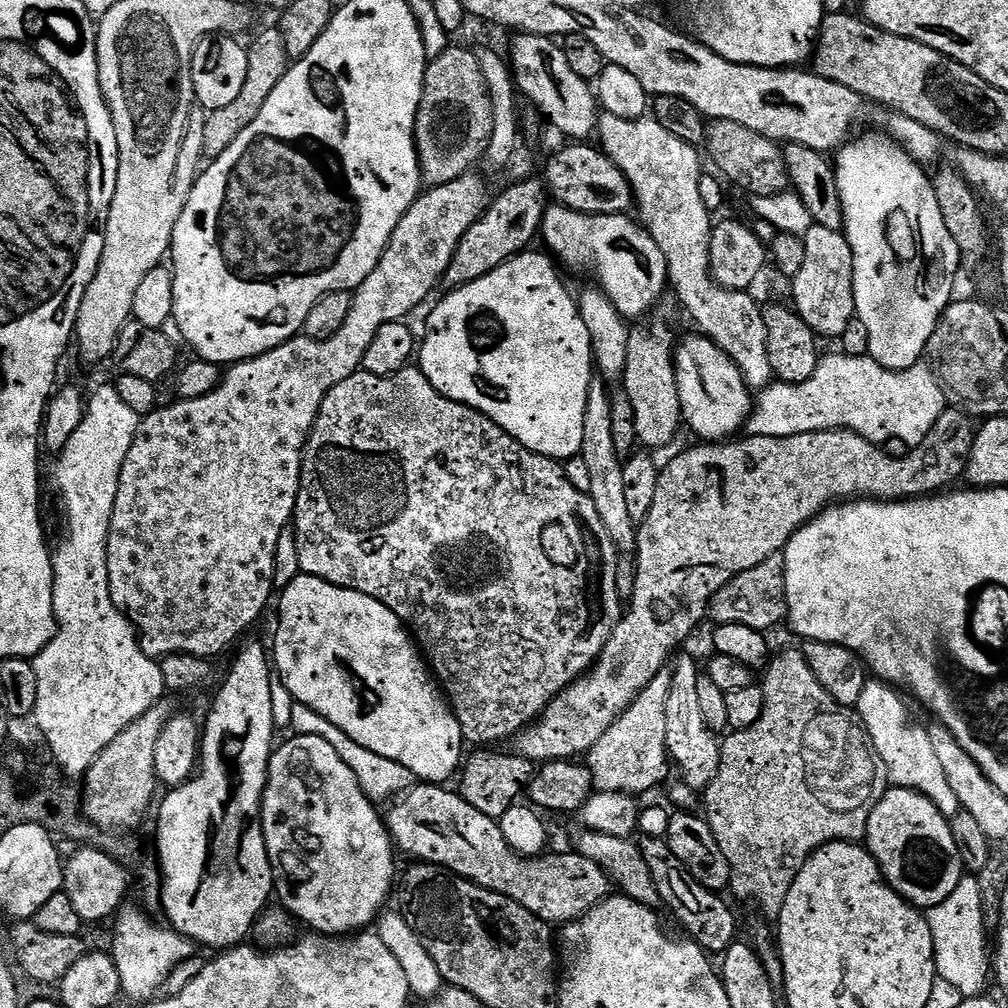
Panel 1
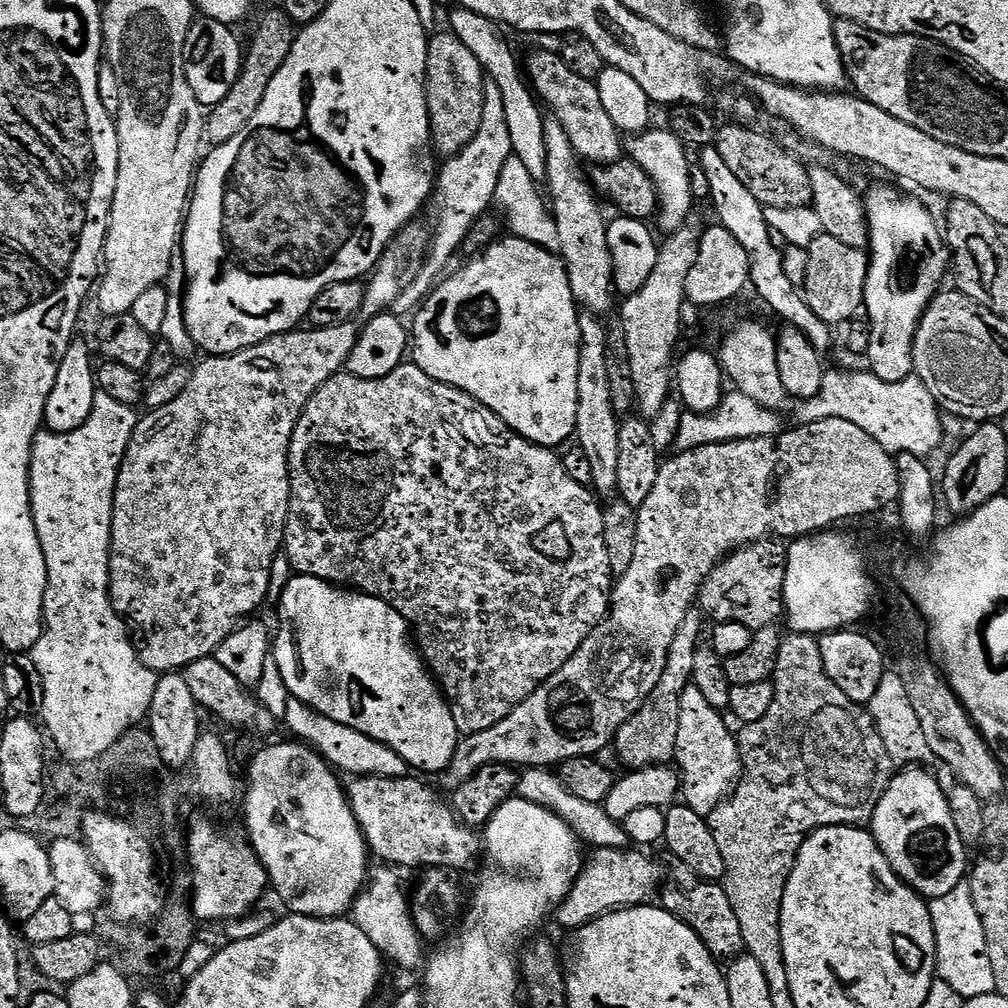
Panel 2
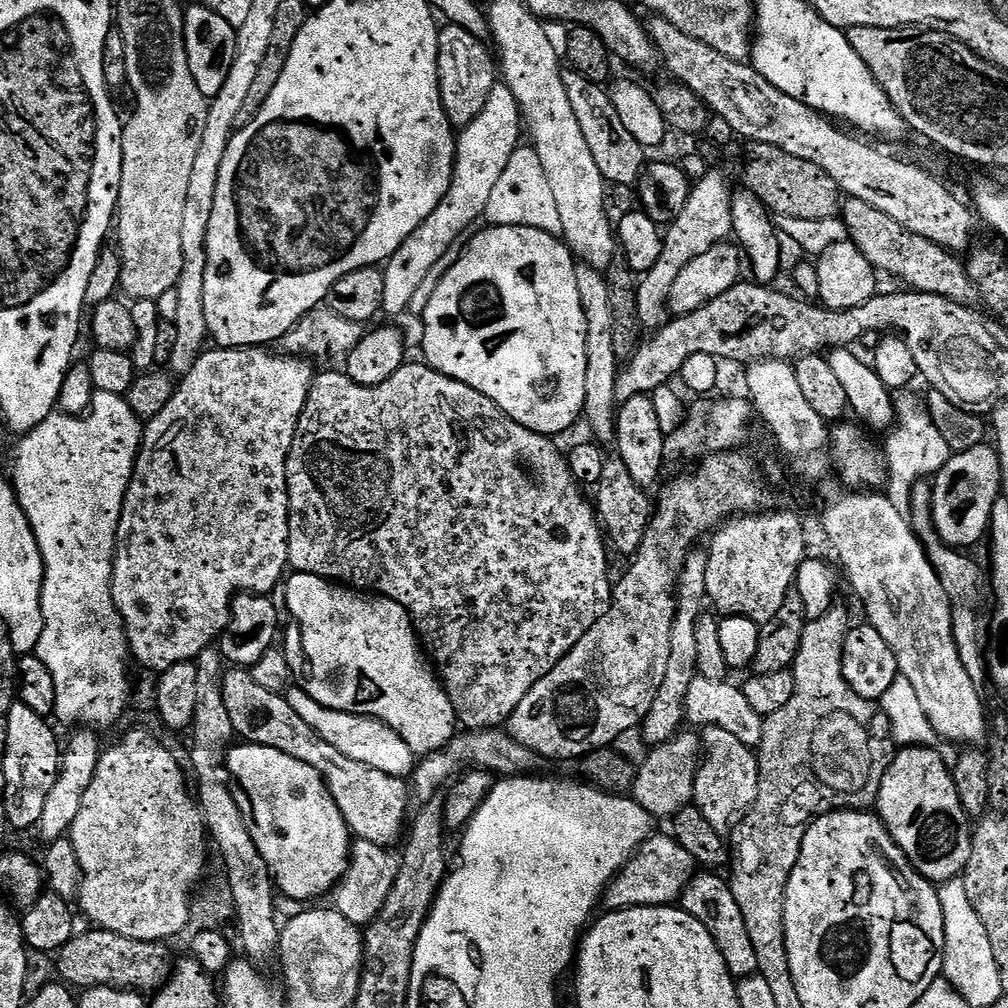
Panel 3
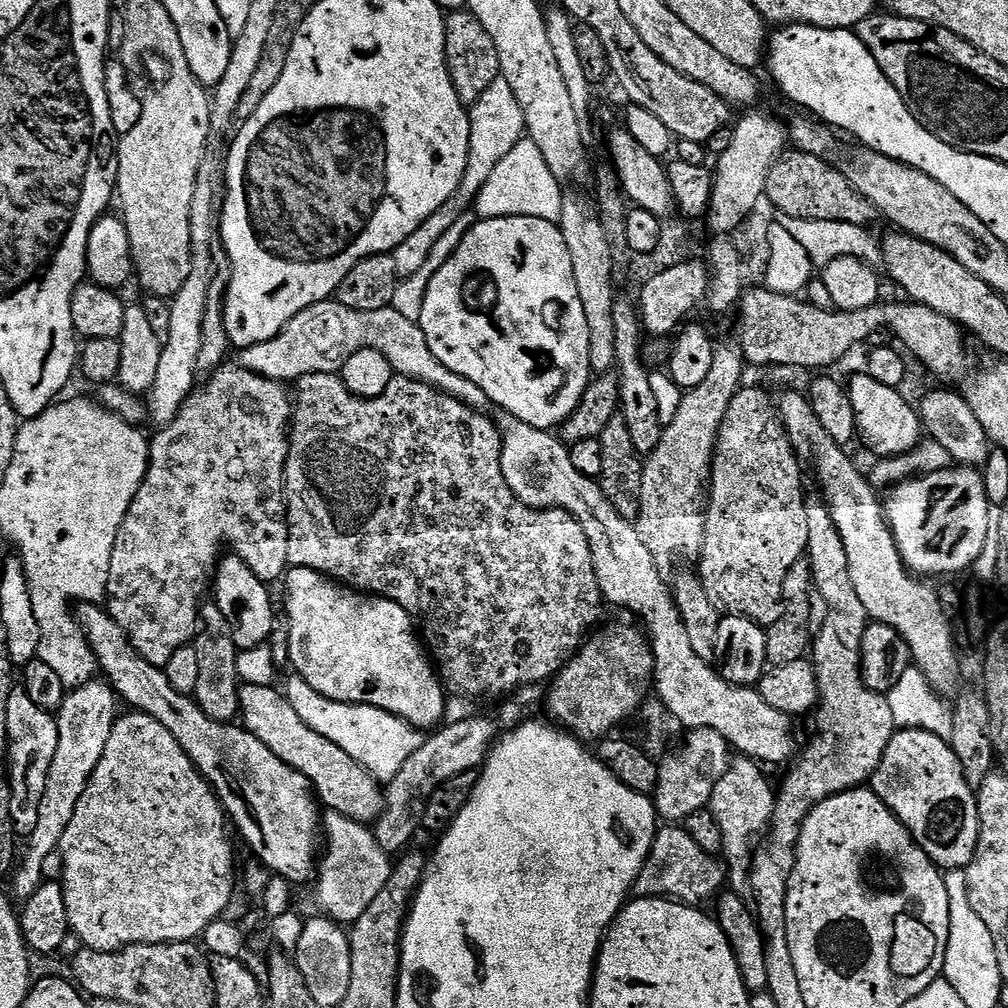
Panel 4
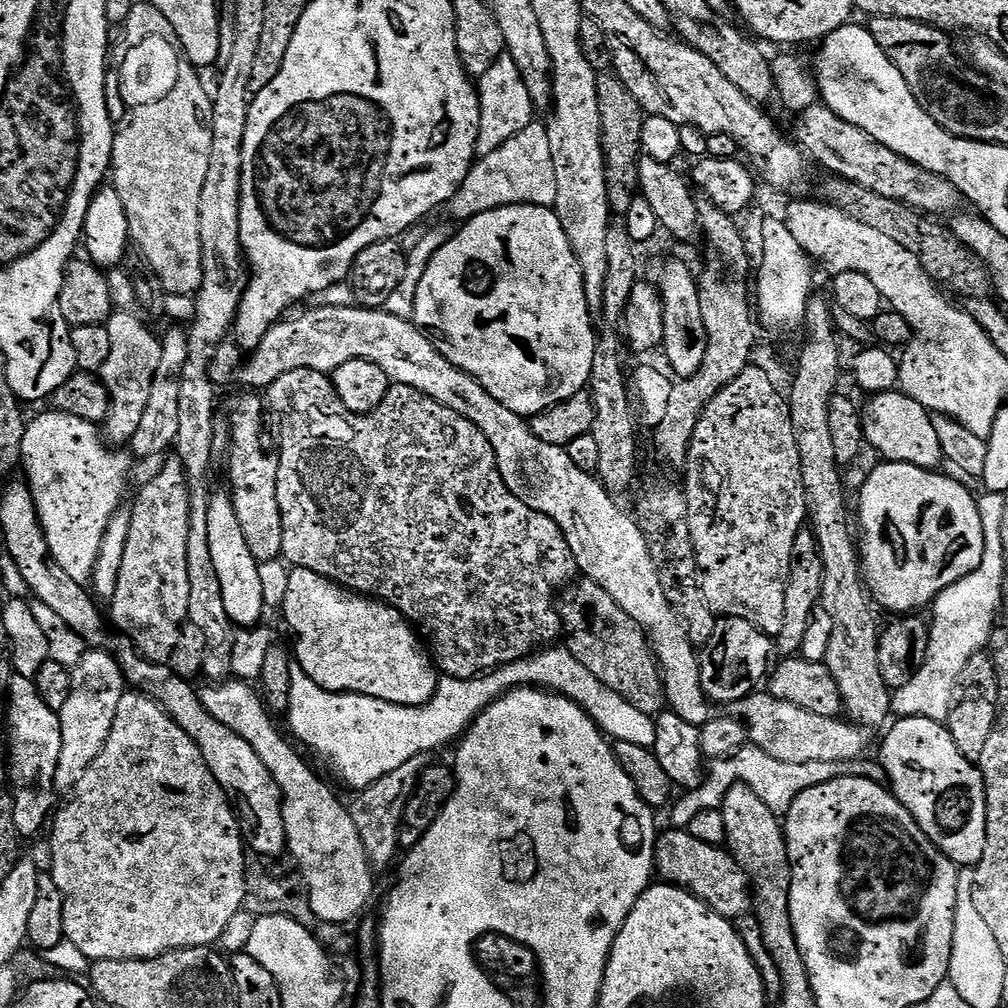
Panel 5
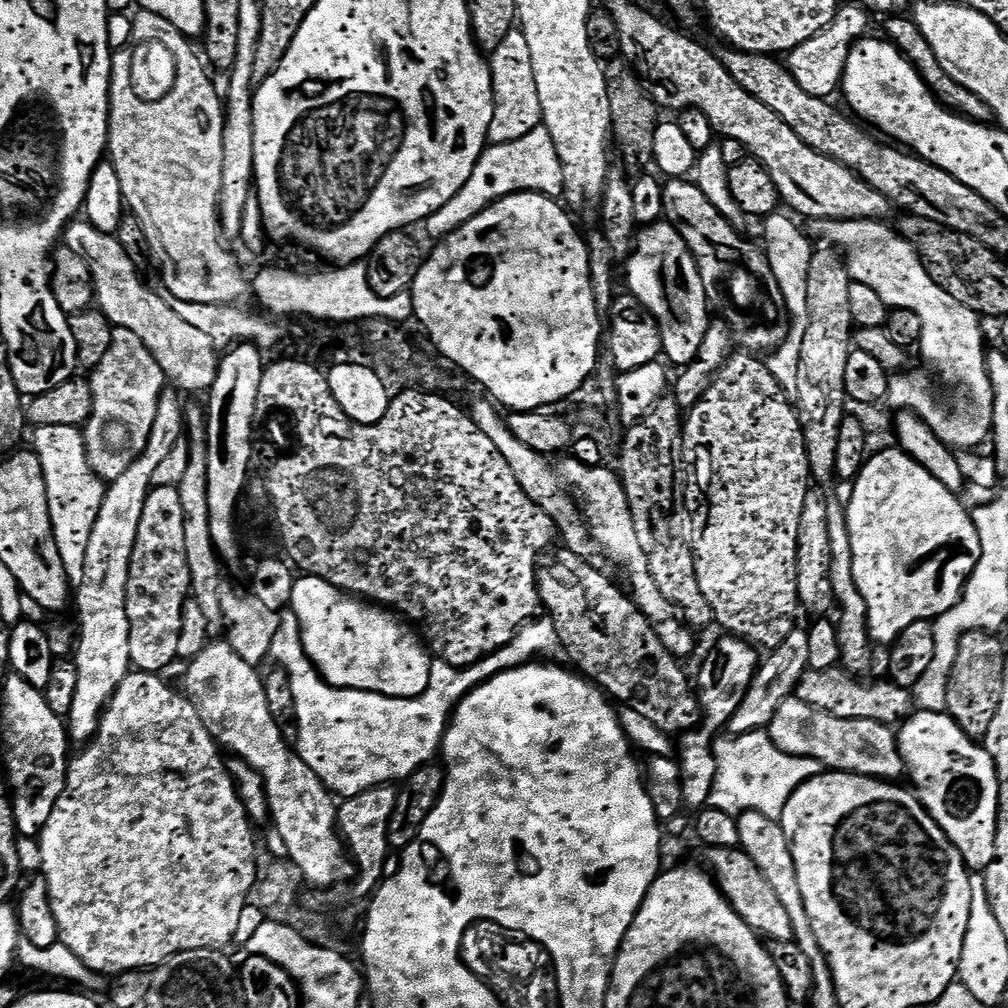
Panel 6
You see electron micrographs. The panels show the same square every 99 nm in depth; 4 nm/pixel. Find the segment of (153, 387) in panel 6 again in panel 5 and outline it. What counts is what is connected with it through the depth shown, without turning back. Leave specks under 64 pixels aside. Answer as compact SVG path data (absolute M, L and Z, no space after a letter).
M116 310L108 319L106 327L110 334L110 358L98 373L112 399L112 411L106 421L106 436L116 446L127 445L134 438L150 403L150 388L154 386L154 378L158 374L158 362L162 362L161 337L156 337L134 313L132 310Z

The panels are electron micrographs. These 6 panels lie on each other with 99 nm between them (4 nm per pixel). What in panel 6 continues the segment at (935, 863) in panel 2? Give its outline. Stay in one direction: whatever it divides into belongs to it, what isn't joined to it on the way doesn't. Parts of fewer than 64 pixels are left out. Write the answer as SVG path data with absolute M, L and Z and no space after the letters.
M913 711L898 728L900 753L904 759L907 779L912 779L911 787L922 806L942 826L946 838L954 842L958 854L972 870L983 870L996 857L996 823L1000 805L1000 783L994 766L994 758L985 750L983 743L977 742L963 732L962 726L947 712Z

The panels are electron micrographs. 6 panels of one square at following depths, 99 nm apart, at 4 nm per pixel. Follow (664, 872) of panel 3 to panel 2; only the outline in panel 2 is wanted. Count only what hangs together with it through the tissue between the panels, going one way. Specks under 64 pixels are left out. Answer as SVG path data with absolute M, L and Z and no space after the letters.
M597 847L587 857L586 863L580 869L576 885L566 894L562 903L554 909L554 920L557 920L567 930L575 930L594 922L607 912L618 912L622 908L638 908L649 903L652 895L661 891L666 879L665 869L656 860L647 856L647 851L632 850L626 852L623 847Z

